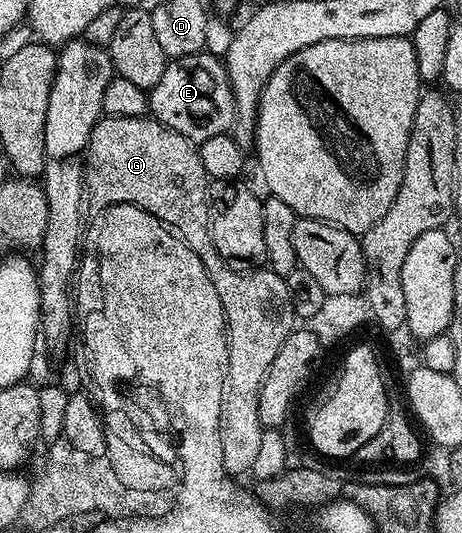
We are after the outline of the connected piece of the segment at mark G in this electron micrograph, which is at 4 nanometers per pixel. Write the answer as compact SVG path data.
M102 116L97 122L97 126L91 131L89 136L89 144L85 146L83 154L83 176L85 178L85 192L87 194L88 204L101 205L100 207L108 207L110 205L137 205L143 211L147 211L151 215L155 215L155 219L159 219L169 229L172 229L183 243L187 243L187 247L191 247L191 251L195 251L195 255L199 255L199 259L203 263L203 267L209 273L212 282L215 283L215 291L219 291L219 299L223 303L223 311L225 312L225 334L227 335L227 375L225 376L225 386L223 387L223 403L221 404L221 443L225 447L225 461L228 462L229 469L240 470L253 462L254 454L257 453L257 446L263 443L263 435L265 429L259 419L259 391L263 379L267 375L267 371L271 367L271 363L275 359L275 355L279 355L279 347L283 347L283 343L287 339L287 335L293 332L295 328L295 314L293 304L291 303L291 295L289 294L289 283L286 278L281 277L278 273L273 272L268 267L253 267L250 273L236 273L236 268L230 267L225 258L219 255L219 251L213 242L213 236L209 230L209 187L210 178L206 177L203 171L203 165L197 154L194 142L187 140L183 135L179 135L175 131L171 131L167 127L163 127L158 121L144 117L107 117Z

